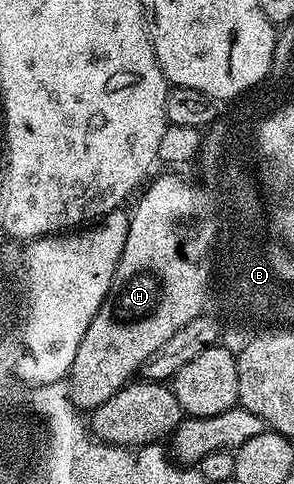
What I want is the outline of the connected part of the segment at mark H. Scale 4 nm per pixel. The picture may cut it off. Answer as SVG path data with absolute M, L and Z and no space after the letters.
M163 172L167 173L152 180L142 190L143 198L135 210L130 210L129 235L113 283L93 323L89 323L77 355L73 355L69 392L71 402L80 411L96 409L105 399L113 399L142 370L161 343L177 335L193 319L204 316L207 292L211 289L211 244L215 241L209 193L178 177L178 172Z

